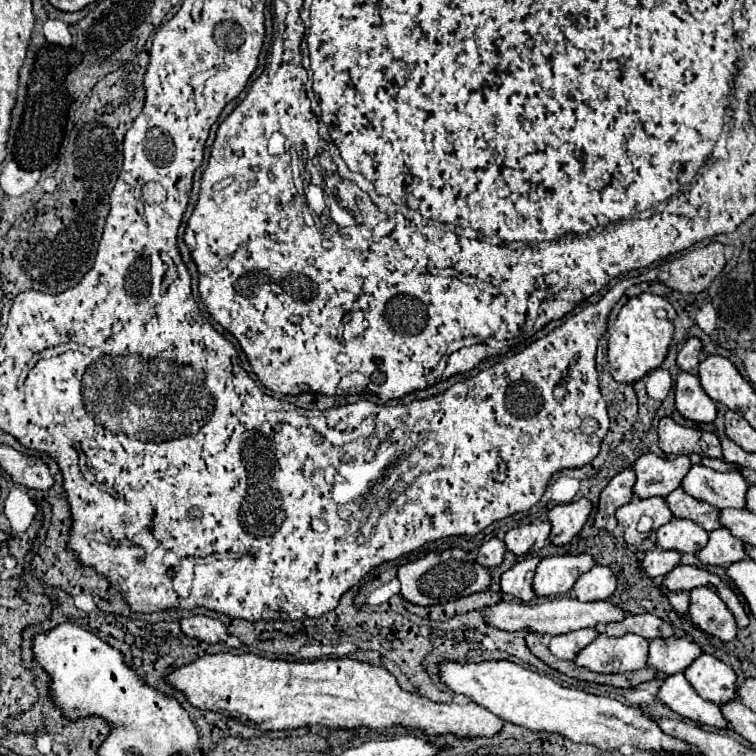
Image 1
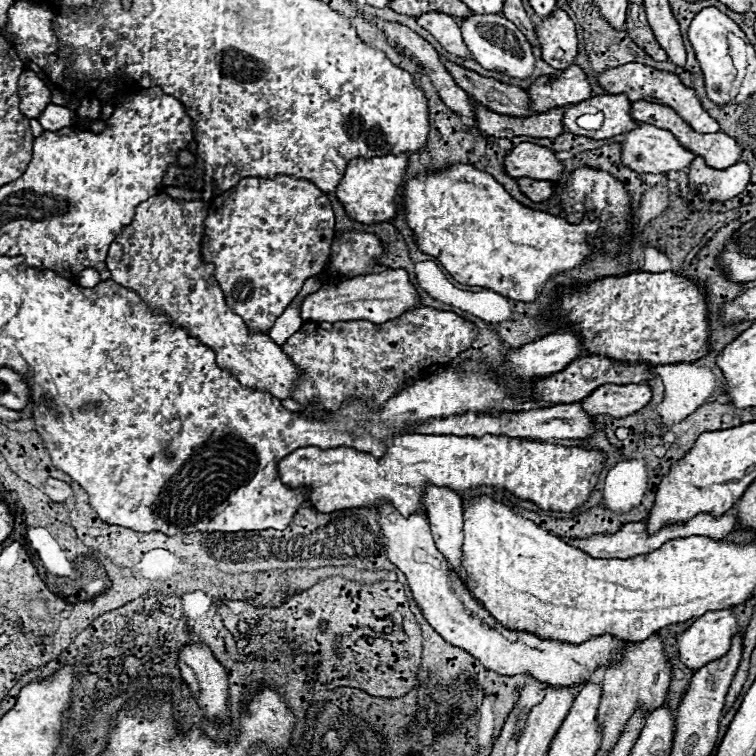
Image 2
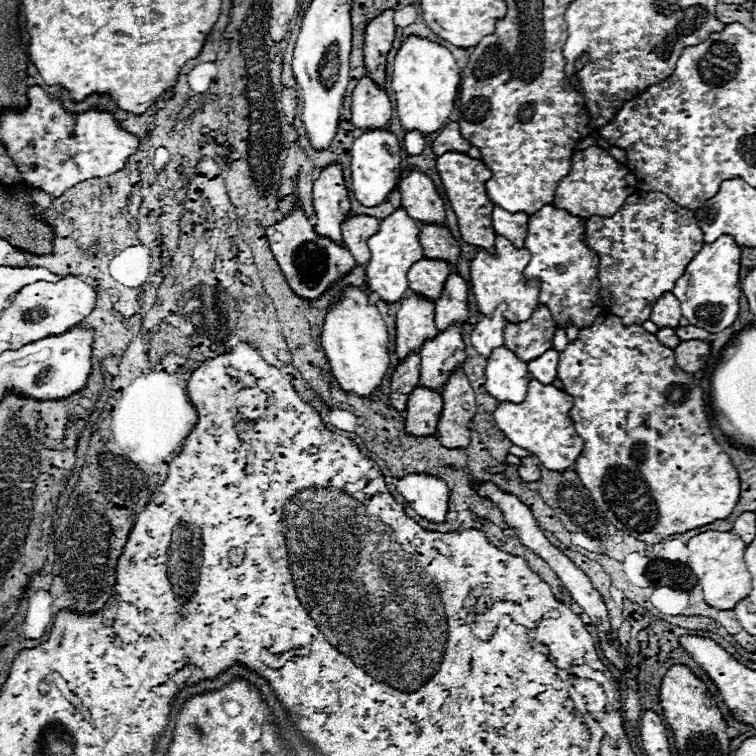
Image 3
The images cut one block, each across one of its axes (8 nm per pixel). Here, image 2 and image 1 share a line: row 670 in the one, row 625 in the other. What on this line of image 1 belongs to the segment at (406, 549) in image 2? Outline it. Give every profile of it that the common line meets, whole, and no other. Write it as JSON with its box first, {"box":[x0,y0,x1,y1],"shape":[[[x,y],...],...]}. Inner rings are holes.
{"box":[484,598,626,634],"shape":[[[554,598],[554,600],[548,600],[544,604],[508,604],[508,602],[500,602],[500,604],[494,604],[490,608],[484,610],[484,618],[488,624],[500,628],[500,630],[508,630],[508,632],[514,632],[514,630],[530,630],[530,632],[538,632],[538,634],[566,634],[566,632],[572,632],[572,630],[580,630],[580,628],[594,628],[596,624],[608,624],[608,622],[616,622],[616,620],[622,620],[626,616],[626,612],[612,604],[612,602],[604,602],[604,600],[598,600],[598,602],[580,602],[576,598]]]}

